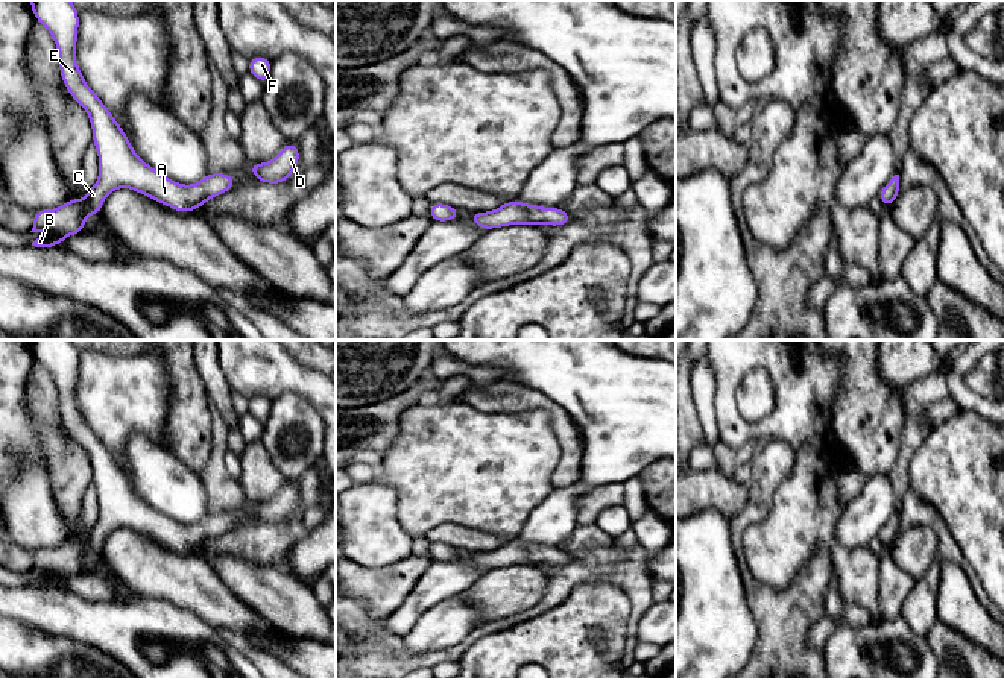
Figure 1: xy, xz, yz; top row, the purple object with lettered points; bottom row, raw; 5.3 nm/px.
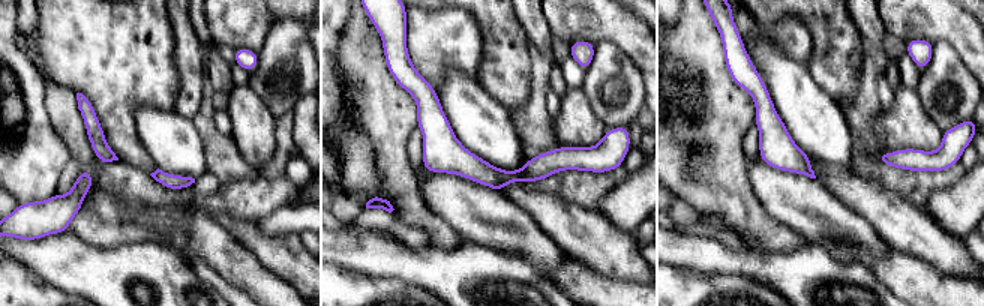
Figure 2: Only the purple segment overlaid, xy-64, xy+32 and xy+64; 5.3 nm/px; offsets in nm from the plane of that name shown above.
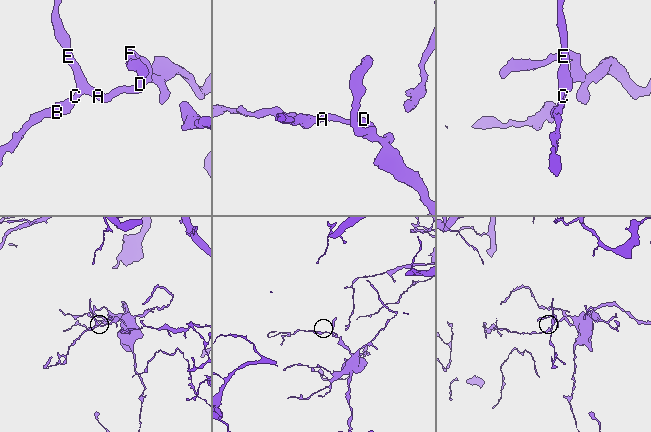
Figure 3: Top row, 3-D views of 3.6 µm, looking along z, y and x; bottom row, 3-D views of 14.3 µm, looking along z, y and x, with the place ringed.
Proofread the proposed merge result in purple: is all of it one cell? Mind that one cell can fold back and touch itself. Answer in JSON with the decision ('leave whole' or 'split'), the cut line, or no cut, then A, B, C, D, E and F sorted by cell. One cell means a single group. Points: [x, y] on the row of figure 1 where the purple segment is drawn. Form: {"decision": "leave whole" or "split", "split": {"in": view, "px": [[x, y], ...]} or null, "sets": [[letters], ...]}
{"decision": "leave whole", "split": null, "sets": [["A", "B", "C", "D", "E", "F"]]}

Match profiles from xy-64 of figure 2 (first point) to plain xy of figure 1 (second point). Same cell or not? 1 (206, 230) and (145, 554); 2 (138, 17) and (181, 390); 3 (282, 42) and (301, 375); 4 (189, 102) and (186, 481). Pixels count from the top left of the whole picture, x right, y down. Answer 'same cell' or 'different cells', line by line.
1: same cell
2: different cells
3: different cells
4: different cells

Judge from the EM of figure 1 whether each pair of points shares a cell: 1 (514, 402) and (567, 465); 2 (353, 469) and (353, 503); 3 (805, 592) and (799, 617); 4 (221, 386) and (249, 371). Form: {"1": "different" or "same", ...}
{"1": "same", "2": "different", "3": "same", "4": "different"}

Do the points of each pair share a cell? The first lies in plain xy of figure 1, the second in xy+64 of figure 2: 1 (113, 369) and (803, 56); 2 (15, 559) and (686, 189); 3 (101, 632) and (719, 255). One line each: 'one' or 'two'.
1: one
2: two
3: one

